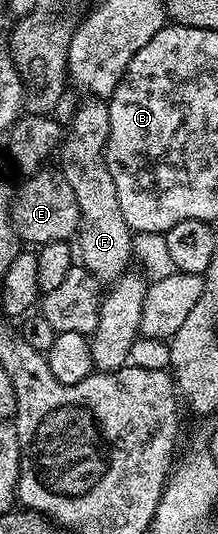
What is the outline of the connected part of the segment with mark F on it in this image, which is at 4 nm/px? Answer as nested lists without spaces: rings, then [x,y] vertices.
[[[88,98],[85,104],[77,106],[72,121],[66,124],[66,131],[58,148],[58,171],[66,178],[70,190],[74,190],[74,198],[78,198],[78,260],[82,267],[104,286],[111,285],[129,271],[128,262],[131,263],[134,258],[134,233],[126,218],[122,218],[122,206],[118,206],[118,189],[114,187],[114,178],[110,178],[110,170],[104,161],[104,147],[109,132],[110,114],[107,103],[100,98]]]

